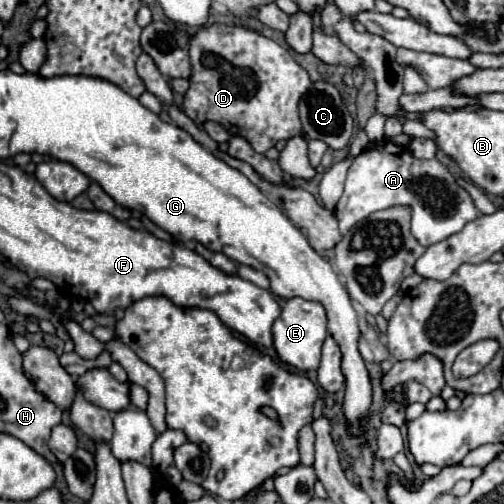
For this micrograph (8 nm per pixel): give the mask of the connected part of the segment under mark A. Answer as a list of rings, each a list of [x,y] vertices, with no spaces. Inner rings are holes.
[[[382,140],[367,146],[357,158],[353,158],[343,196],[335,208],[341,234],[347,234],[353,224],[359,222],[359,214],[373,214],[391,206],[411,208],[411,234],[425,248],[457,234],[467,222],[479,216],[471,196],[463,186],[457,184],[451,170],[437,158],[419,160],[404,146]]]

